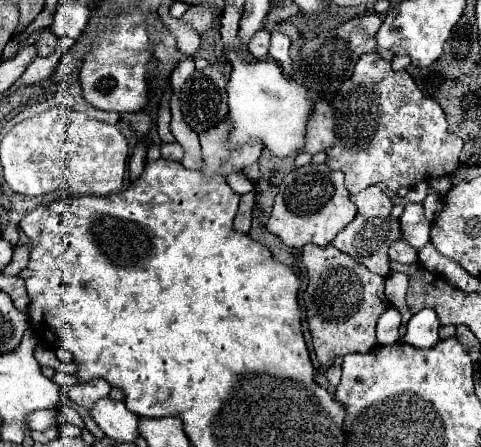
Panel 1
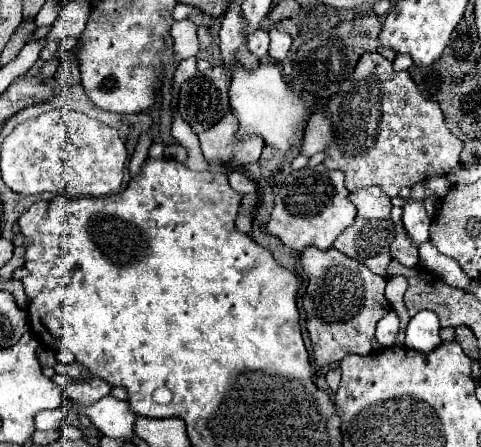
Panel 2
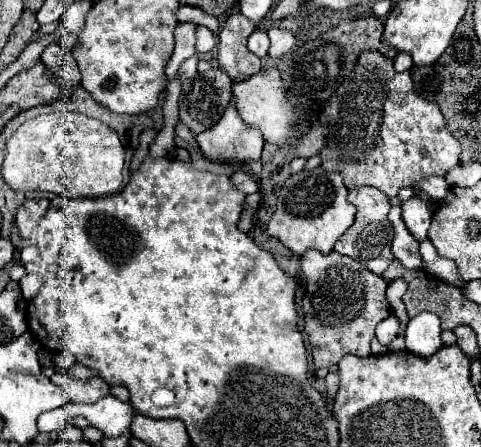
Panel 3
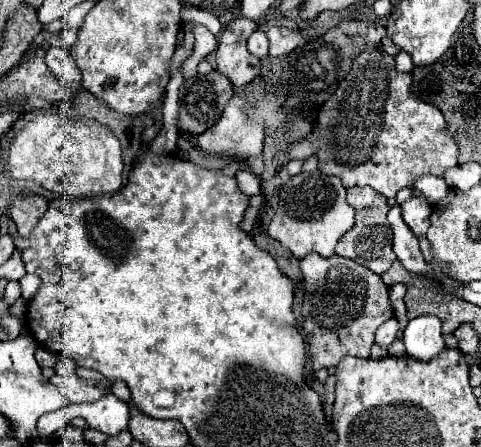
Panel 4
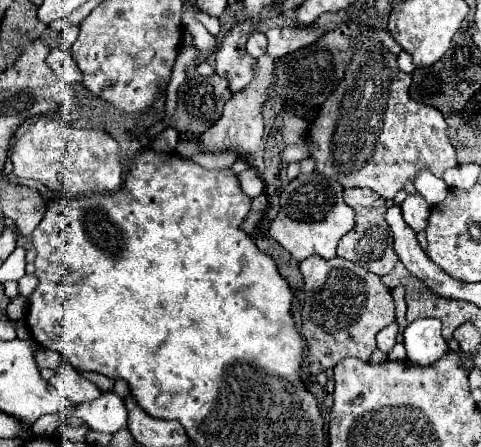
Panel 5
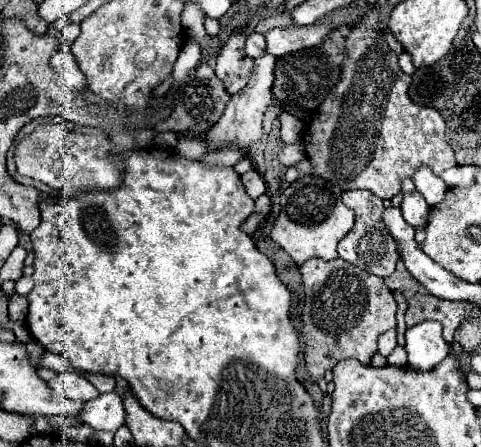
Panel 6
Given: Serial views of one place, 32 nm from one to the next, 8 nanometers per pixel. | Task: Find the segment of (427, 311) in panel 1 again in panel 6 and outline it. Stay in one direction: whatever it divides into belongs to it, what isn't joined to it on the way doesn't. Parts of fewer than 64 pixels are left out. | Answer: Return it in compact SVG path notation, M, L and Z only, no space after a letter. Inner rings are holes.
M424 320L406 330L408 364L416 370L428 370L448 356L450 346L442 338L442 324L436 320Z

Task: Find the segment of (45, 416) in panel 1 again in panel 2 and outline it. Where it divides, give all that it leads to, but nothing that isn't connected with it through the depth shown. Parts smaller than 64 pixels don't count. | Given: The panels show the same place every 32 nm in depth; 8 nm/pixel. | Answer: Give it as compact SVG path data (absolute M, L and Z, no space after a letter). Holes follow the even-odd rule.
M56 408L56 410L42 410L36 418L34 418L34 428L36 430L60 430L60 426L64 424L64 408Z

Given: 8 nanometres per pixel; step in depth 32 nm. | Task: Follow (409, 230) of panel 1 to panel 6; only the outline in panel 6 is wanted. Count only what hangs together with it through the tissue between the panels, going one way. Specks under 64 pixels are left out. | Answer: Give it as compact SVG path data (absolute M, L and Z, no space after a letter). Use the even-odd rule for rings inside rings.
M412 192L412 194L404 194L404 200L400 204L400 210L404 214L404 220L412 226L412 228L424 228L428 222L428 214L430 214L430 206L426 204L426 200L422 198L420 192Z

